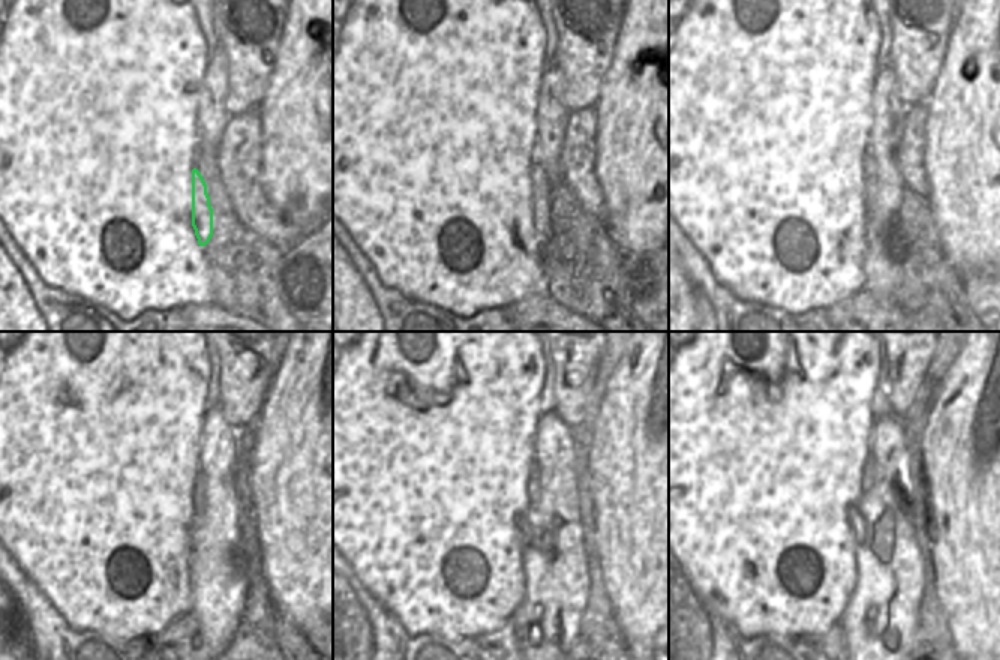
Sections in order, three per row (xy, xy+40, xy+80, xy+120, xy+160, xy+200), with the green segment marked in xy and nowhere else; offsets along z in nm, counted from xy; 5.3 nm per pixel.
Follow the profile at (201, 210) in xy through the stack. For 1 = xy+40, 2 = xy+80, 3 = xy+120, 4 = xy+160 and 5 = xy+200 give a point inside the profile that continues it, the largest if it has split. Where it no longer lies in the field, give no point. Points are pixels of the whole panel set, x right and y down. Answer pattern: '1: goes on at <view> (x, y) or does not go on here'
1: goes on at xy+40 (540, 189)
2: goes on at xy+80 (870, 176)
3: goes on at xy+120 (198, 485)
4: goes on at xy+160 (532, 479)
5: goes on at xy+200 (868, 473)

